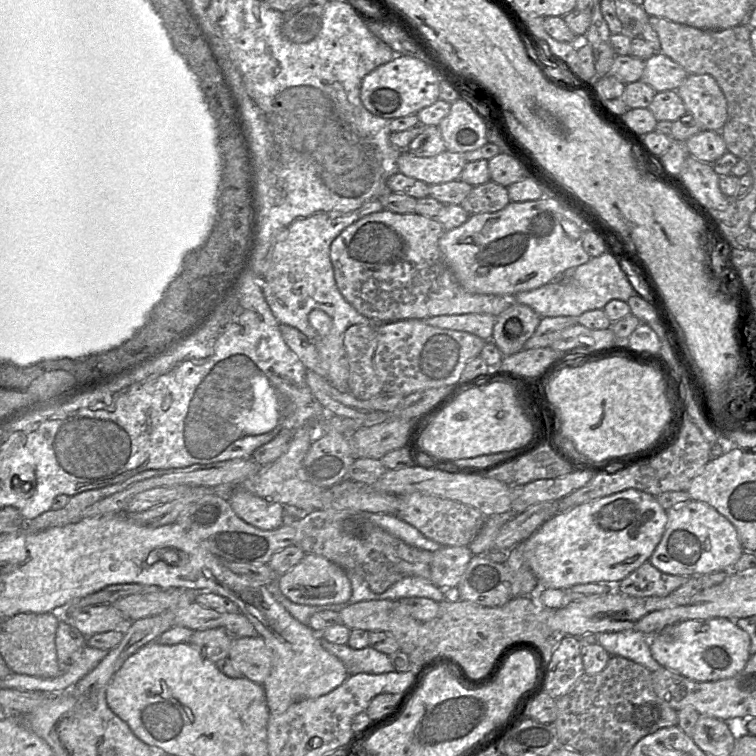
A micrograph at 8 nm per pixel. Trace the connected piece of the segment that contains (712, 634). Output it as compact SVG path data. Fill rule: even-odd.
M726 618L685 620L647 636L651 654L661 667L698 682L731 678L743 670L751 657L749 635Z

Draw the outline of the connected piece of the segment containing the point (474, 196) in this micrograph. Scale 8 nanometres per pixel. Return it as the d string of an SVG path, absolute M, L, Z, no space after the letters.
M489 181L474 186L460 206L472 215L497 212L505 208L509 203L507 187Z

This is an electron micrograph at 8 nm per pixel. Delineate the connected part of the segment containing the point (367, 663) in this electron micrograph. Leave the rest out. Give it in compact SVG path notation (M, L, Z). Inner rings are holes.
M320 637L325 650L336 656L345 666L348 675L357 673L382 674L395 671L389 656L369 646L353 649L346 644L338 645Z

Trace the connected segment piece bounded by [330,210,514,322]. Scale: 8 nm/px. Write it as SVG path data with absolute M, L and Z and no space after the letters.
M388 210L367 215L346 227L331 243L337 288L360 314L375 322L425 319L469 313L497 317L514 300L467 292L447 266L439 247L445 229L435 218Z

